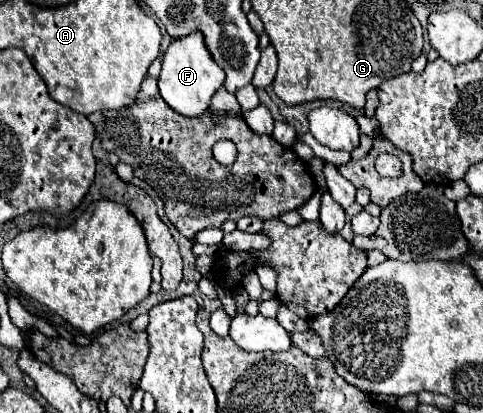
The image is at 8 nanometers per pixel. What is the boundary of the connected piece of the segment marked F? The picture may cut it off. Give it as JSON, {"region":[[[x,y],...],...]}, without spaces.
{"region":[[[194,31],[178,41],[172,41],[162,55],[162,71],[158,77],[158,87],[162,99],[184,117],[198,117],[210,107],[212,95],[224,85],[224,69],[210,57],[206,49],[202,31]]]}

